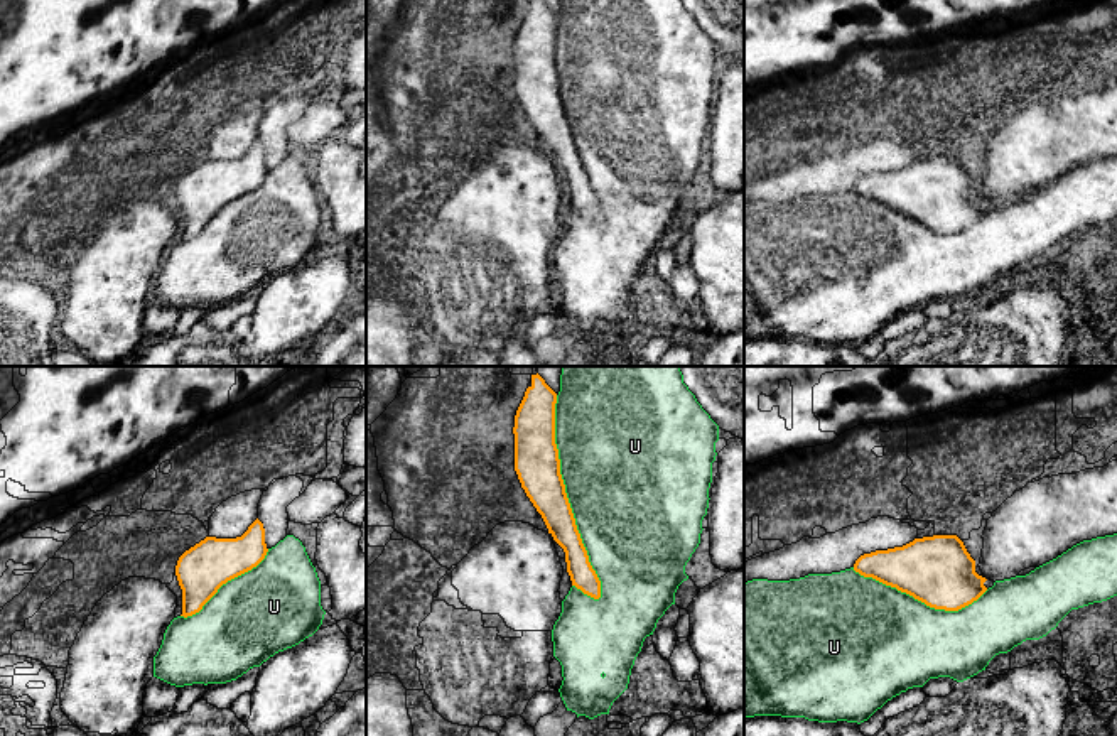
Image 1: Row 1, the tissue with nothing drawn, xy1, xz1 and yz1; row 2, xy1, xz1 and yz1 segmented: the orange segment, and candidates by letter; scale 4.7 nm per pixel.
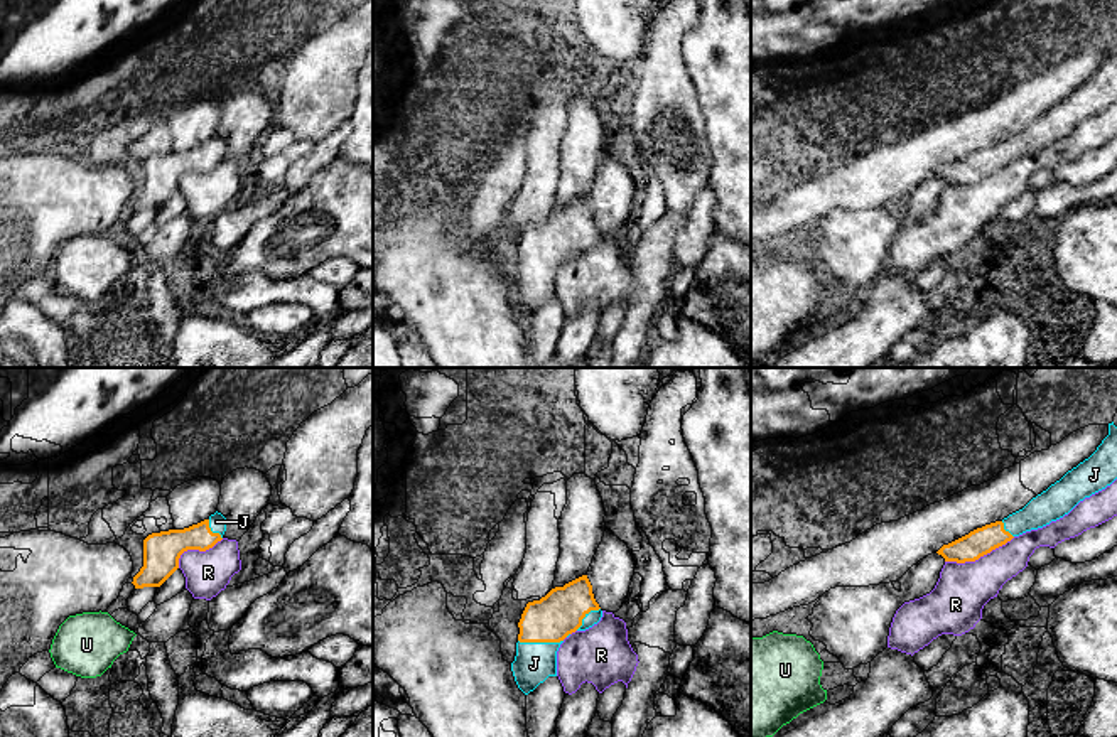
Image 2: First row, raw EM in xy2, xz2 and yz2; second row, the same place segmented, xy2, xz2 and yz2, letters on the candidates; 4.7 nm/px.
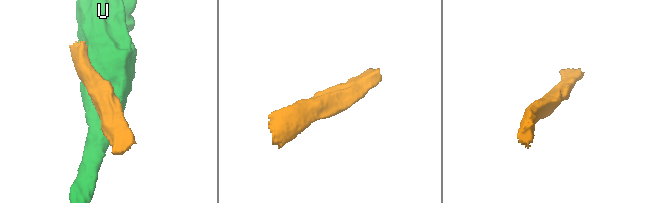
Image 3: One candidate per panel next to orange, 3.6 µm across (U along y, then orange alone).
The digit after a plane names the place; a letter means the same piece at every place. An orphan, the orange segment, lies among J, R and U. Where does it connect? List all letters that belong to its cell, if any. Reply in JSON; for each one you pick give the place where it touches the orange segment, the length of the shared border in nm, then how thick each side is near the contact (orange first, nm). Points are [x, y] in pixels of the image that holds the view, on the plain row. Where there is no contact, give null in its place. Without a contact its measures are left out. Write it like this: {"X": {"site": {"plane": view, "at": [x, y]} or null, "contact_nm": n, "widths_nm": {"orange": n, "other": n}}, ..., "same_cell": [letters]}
{"J": {"site": {"plane": "xz2", "at": [540, 263]}, "contact_nm": 220, "widths_nm": {"orange": 220, "other": 190}}, "same_cell": ["J"]}

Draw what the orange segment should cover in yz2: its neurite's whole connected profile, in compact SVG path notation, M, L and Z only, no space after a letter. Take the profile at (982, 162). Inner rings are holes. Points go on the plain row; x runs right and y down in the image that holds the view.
M1109 46L1109 57L1097 73L1068 93L1060 103L1033 120L1023 132L970 153L943 167L936 175L945 184L975 184L1014 159L1043 150L1068 137L1080 123L1105 111L1117 101L1117 49Z

